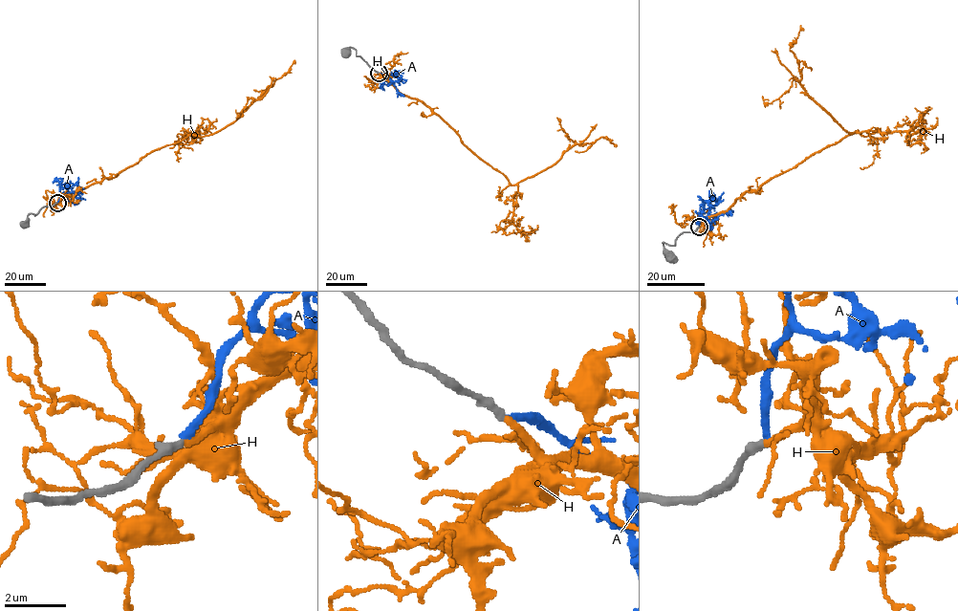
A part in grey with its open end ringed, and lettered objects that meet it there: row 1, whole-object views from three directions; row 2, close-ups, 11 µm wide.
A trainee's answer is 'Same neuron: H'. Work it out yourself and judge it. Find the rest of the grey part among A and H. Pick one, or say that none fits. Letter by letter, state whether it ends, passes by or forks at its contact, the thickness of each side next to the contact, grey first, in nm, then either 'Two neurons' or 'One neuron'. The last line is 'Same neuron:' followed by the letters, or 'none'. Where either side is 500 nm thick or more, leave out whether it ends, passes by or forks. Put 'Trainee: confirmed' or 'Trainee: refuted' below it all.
A: It ends there. Thickness 300 nm (grey) against 200 nm. Two neurons
H: It ends there. Thickness 300 nm (grey) against 220 nm. One neuron
Same neuron: H
Trainee: confirmed

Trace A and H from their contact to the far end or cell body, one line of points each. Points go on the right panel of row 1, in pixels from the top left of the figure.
A: (699, 227), (702, 216), (706, 216), (710, 223), (725, 213), (732, 214)
H: (699, 227), (746, 191), (755, 190), (858, 131), (845, 130), (801, 85), (797, 59), (789, 49), (800, 25)

